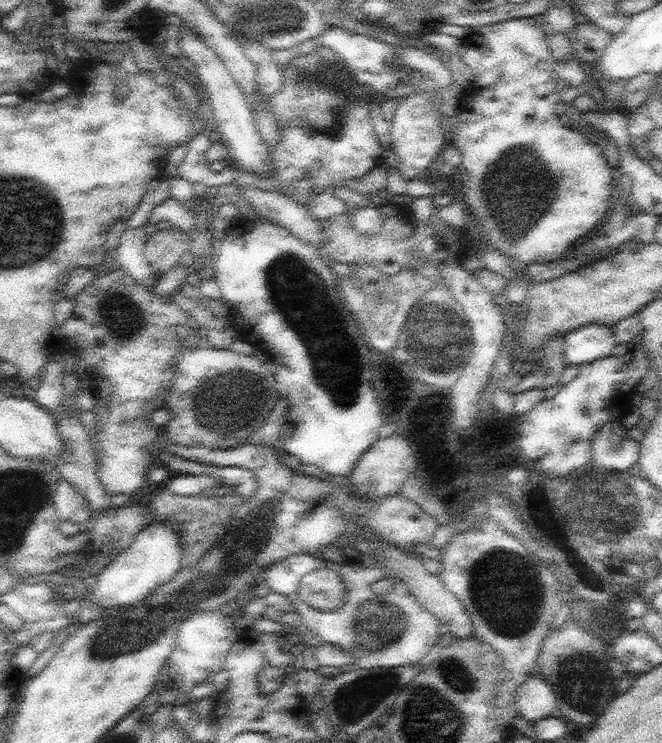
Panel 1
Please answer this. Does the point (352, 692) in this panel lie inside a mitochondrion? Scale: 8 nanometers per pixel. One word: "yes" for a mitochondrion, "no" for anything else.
yes

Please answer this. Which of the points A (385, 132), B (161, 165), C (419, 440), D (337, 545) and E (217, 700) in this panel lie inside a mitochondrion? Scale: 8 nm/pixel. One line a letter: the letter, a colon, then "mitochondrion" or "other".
A: other
B: other
C: other
D: other
E: other

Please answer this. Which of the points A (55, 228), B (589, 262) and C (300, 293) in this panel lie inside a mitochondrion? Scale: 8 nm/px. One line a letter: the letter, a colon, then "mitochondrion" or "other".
A: mitochondrion
B: other
C: mitochondrion

